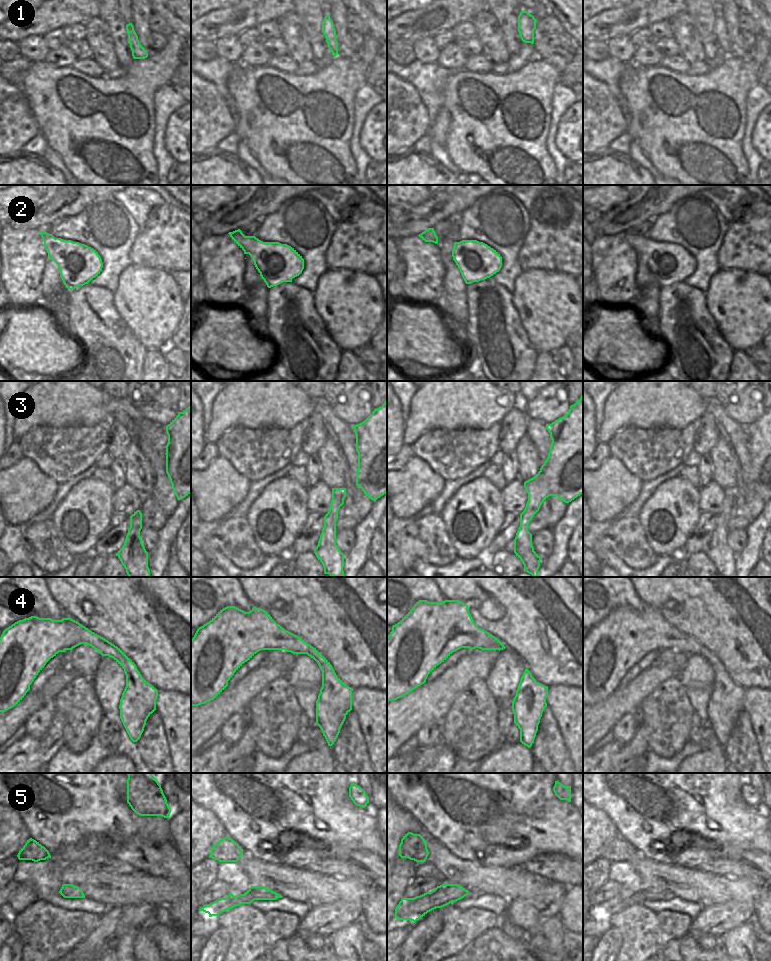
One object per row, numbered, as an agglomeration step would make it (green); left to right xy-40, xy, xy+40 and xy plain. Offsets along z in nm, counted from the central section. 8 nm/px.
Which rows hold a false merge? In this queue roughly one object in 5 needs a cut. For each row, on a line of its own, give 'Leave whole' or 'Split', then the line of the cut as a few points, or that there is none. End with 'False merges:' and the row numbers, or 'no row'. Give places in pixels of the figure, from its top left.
1: Leave whole. No split
2: Leave whole. No split
3: Leave whole. No split
4: Leave whole. No split
5: Leave whole. No split
False merges: no row.

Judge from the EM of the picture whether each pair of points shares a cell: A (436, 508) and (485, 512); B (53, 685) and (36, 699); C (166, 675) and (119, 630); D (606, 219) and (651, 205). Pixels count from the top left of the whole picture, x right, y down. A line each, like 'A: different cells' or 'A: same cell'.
A: different cells
B: same cell
C: same cell
D: same cell

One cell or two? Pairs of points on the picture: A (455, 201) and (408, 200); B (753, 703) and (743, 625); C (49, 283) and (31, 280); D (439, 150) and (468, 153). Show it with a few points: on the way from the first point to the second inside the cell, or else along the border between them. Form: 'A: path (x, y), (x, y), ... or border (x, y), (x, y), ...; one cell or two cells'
A: border (431, 195), (428, 199), (406, 212); two cells
B: border (760, 687), (747, 687), (745, 689); two cells
C: border (48, 259), (40, 281), (41, 301), (38, 304); two cells
D: border (443, 145), (451, 161), (459, 170); two cells

